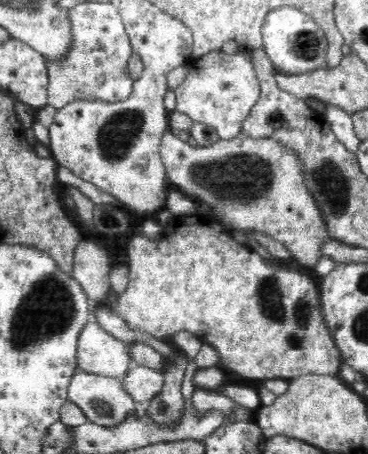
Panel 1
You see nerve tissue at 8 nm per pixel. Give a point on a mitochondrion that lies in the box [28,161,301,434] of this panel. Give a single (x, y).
(103, 408)

